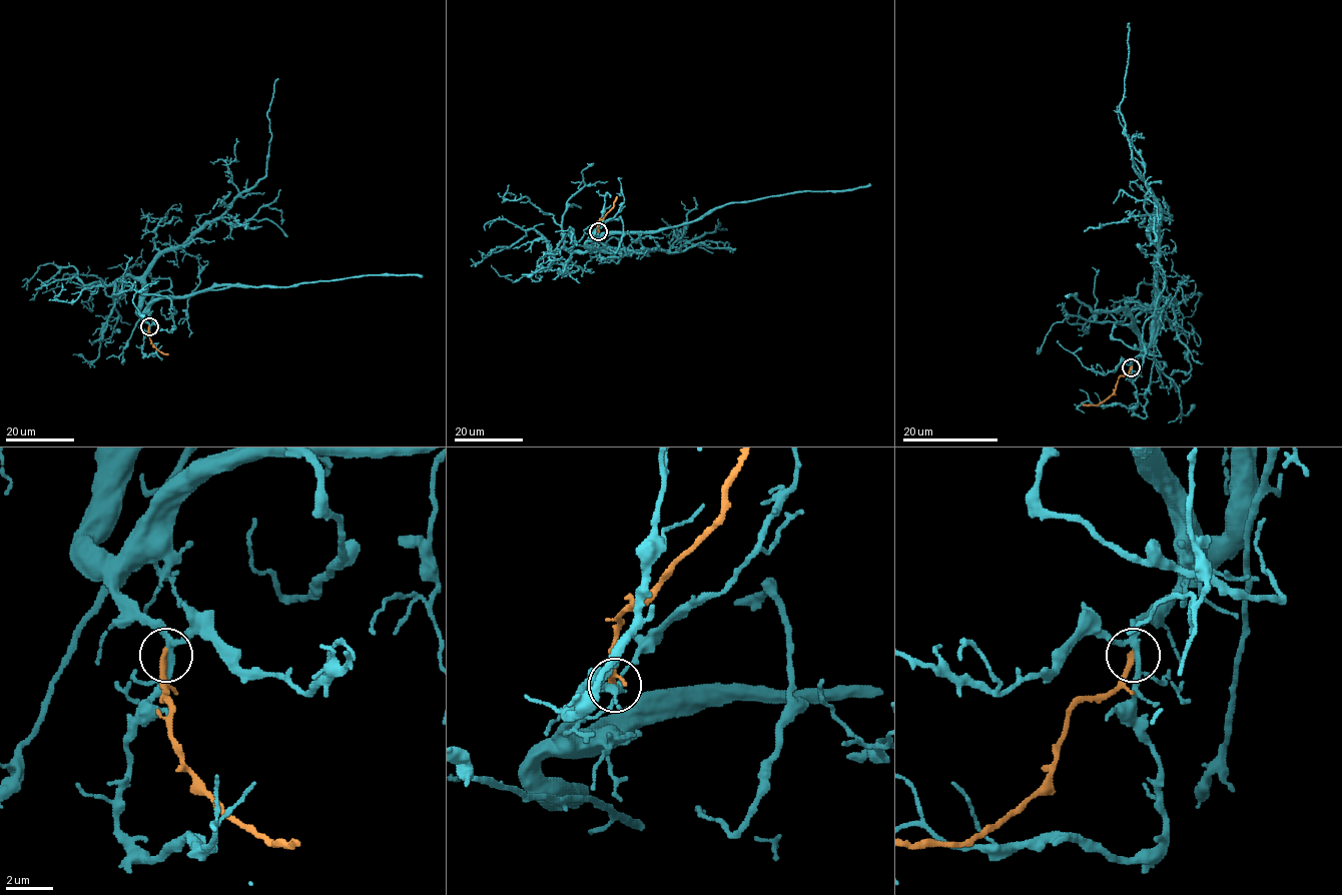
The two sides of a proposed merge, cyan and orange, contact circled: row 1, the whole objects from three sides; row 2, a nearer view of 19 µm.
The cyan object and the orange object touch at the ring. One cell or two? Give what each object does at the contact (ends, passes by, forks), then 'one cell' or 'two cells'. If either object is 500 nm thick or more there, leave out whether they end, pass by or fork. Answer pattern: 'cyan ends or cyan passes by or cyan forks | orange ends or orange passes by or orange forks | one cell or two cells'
cyan forks | orange ends | two cells

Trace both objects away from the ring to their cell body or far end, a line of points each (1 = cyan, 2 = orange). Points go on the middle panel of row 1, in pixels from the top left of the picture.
1: (597, 232), (587, 244), (592, 249), (674, 252), (691, 239), (713, 232), (719, 223), (716, 227), (726, 230)
2: (597, 231), (598, 221), (612, 207), (617, 196)

